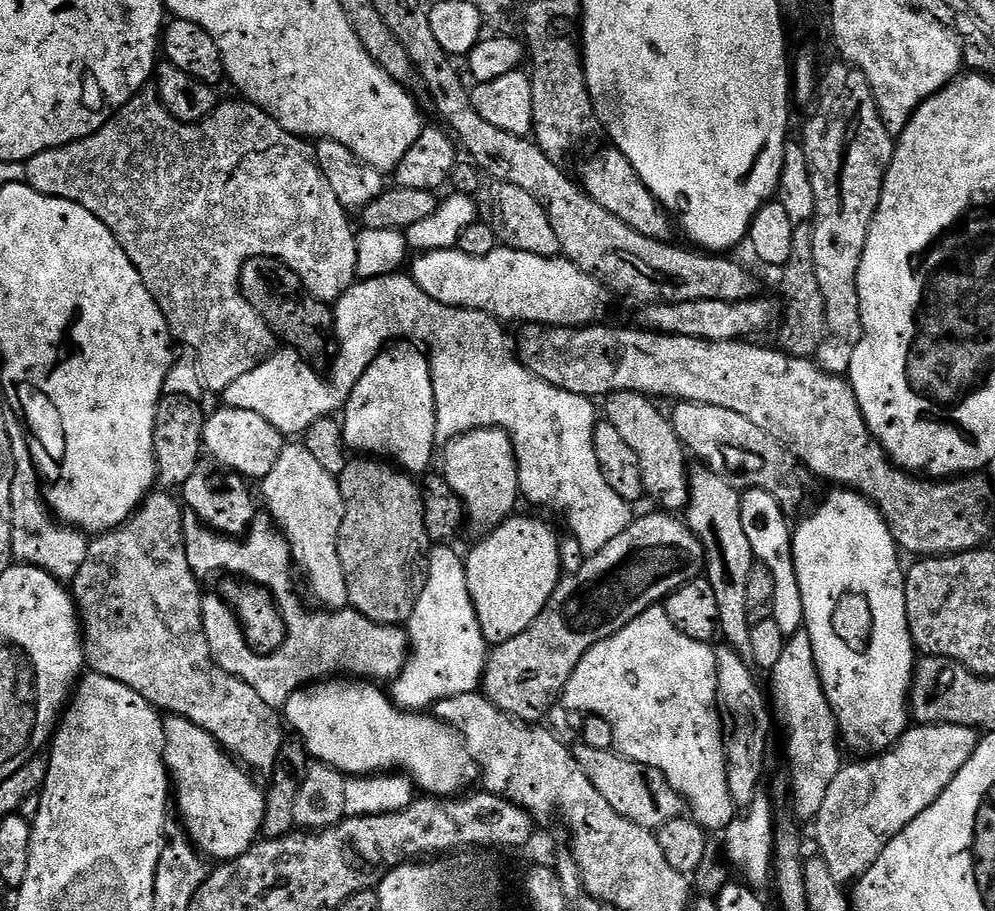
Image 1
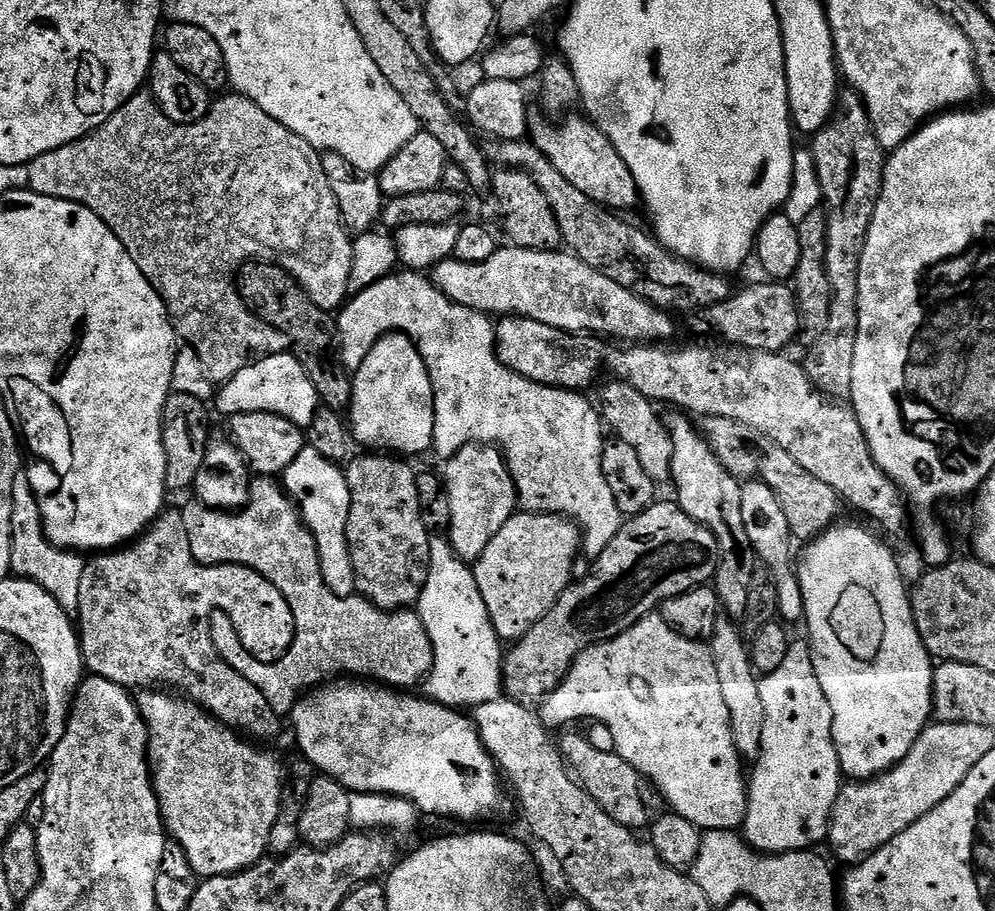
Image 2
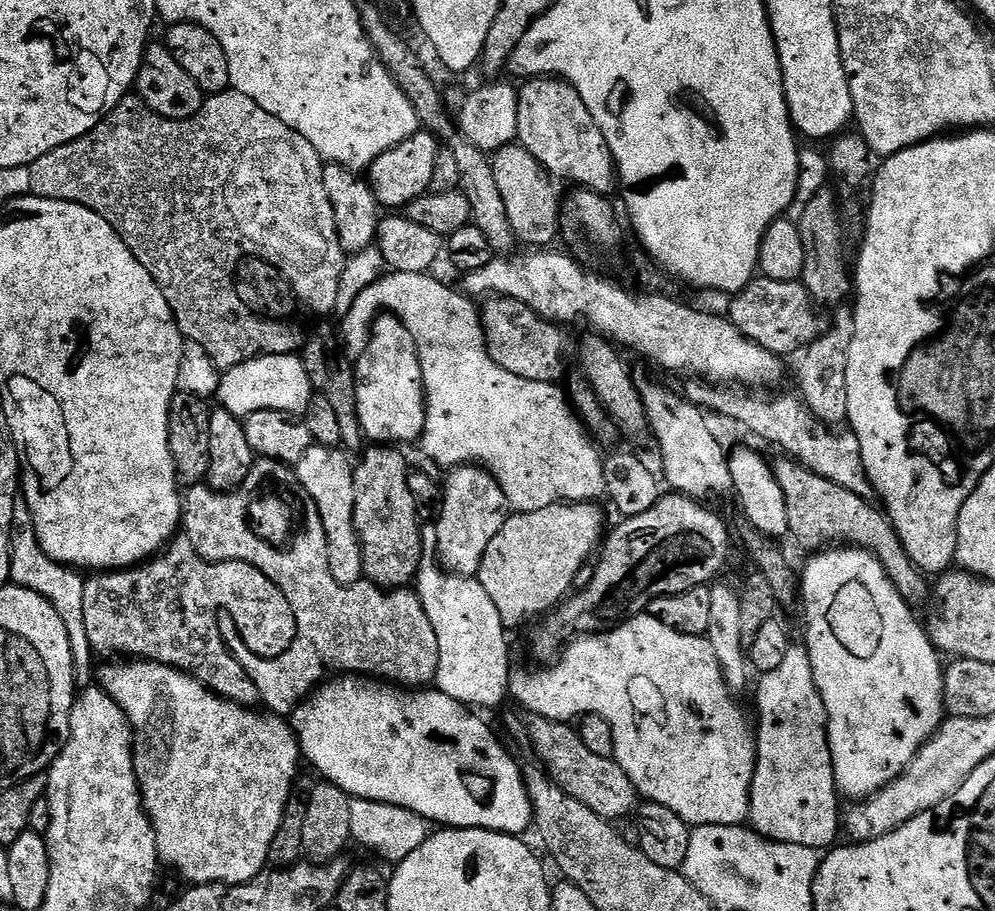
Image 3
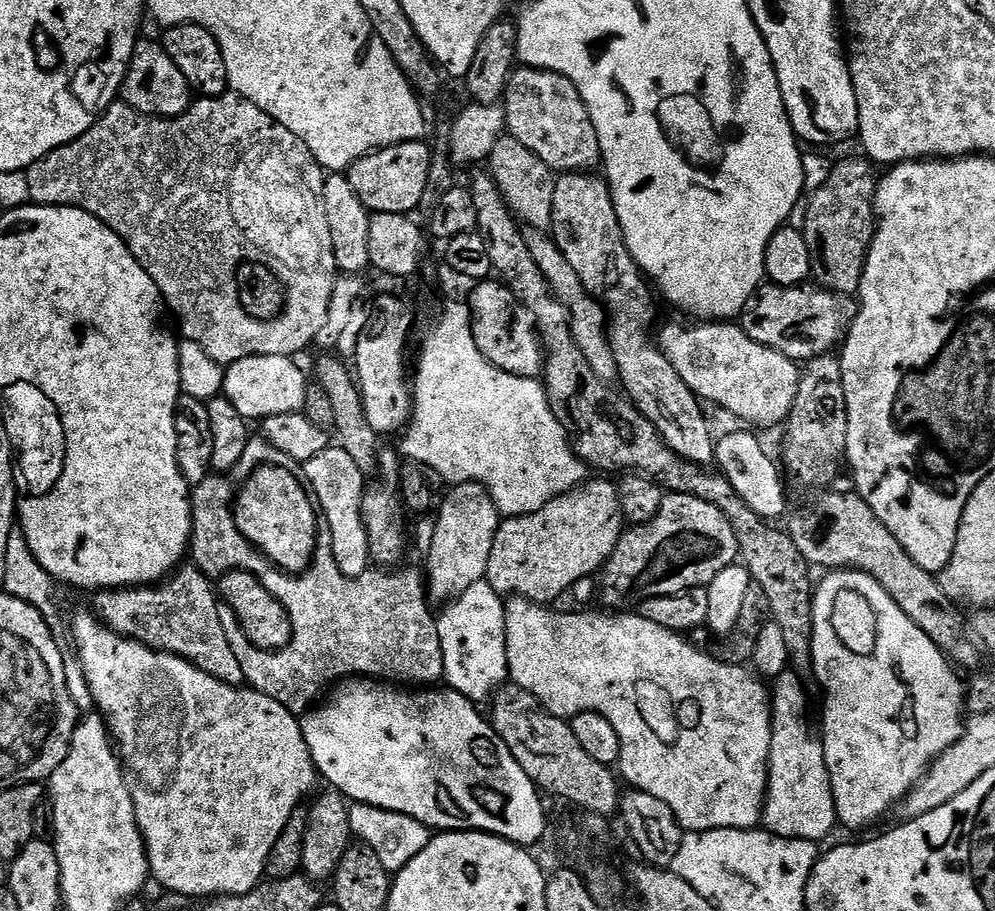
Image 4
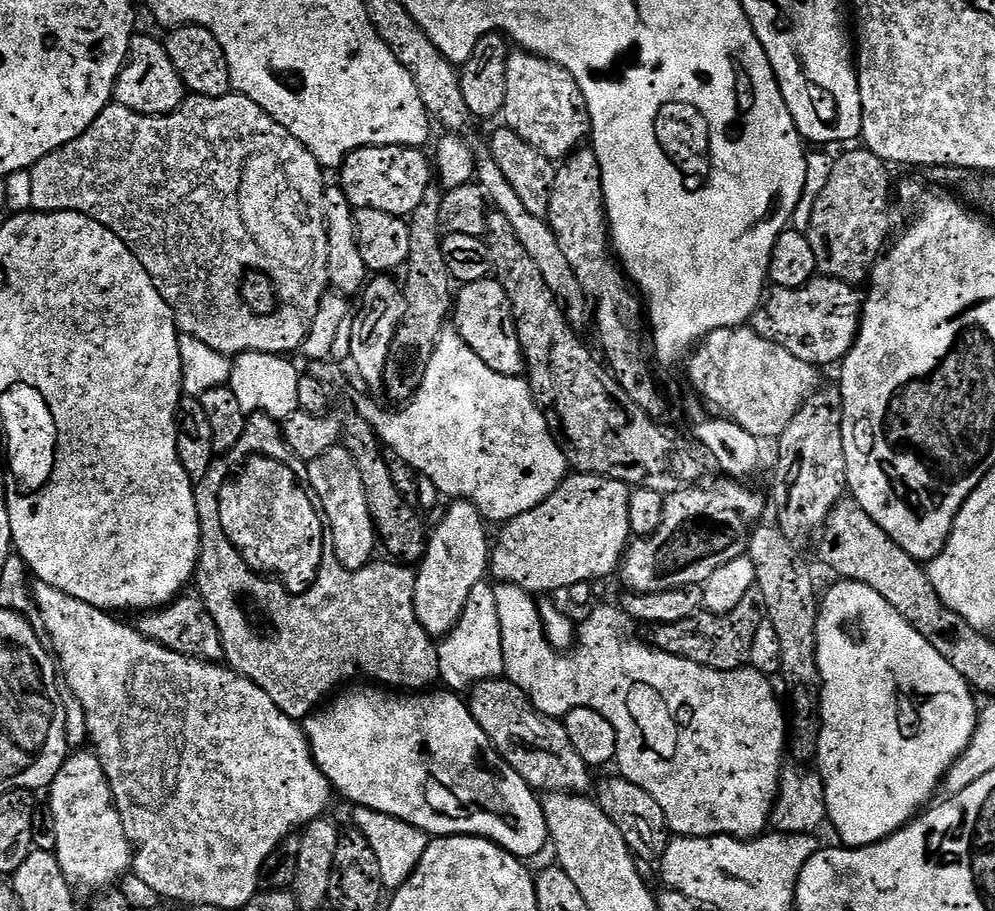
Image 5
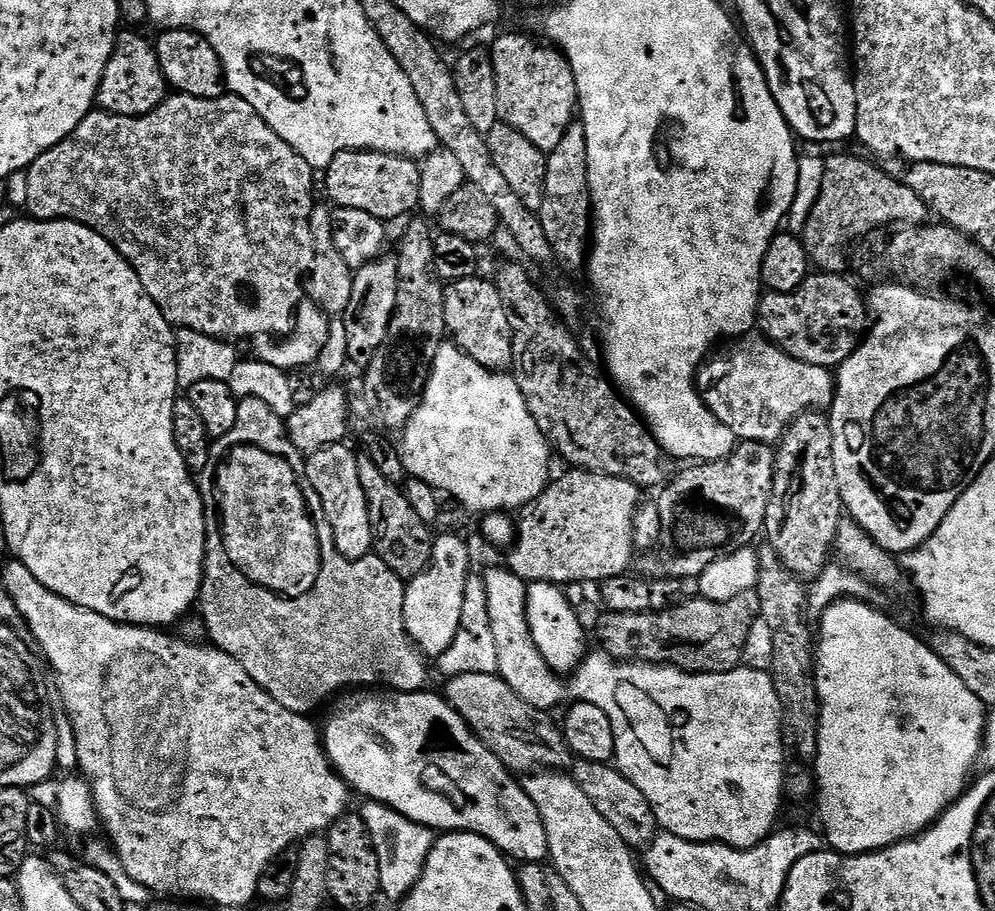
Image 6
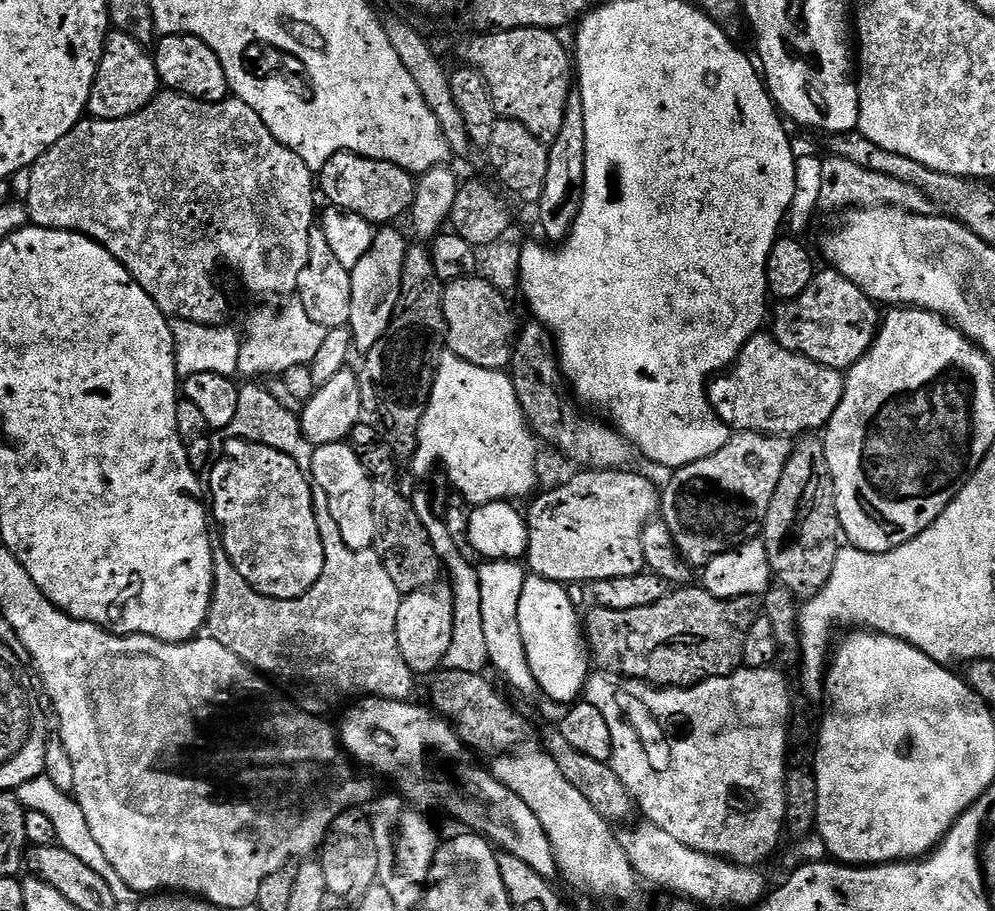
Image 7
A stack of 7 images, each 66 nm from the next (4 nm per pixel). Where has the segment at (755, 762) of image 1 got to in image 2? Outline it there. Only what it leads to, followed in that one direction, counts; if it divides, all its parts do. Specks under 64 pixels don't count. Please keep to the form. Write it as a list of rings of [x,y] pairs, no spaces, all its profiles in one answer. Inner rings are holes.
[[[720,618],[714,626],[710,651],[714,658],[714,670],[718,670],[722,702],[726,702],[726,710],[730,710],[732,741],[741,757],[755,758],[759,754],[759,743],[762,742],[763,702],[759,693],[758,673],[752,667],[750,648],[743,638],[741,629],[731,619]]]

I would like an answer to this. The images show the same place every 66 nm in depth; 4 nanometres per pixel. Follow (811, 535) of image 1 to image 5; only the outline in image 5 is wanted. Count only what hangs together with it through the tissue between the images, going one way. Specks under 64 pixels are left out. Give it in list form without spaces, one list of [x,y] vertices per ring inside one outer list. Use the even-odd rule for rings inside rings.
[[[841,579],[836,583],[840,584],[834,585],[825,596],[823,593],[816,614],[816,661],[820,671],[820,737],[816,743],[814,764],[820,767],[818,775],[824,785],[826,820],[829,825],[832,823],[833,830],[840,835],[839,843],[846,848],[865,848],[894,835],[905,824],[911,824],[933,799],[931,796],[935,794],[936,788],[938,792],[941,787],[948,767],[966,750],[974,734],[978,703],[976,704],[977,697],[973,689],[968,687],[962,676],[946,662],[946,658],[942,658],[942,654],[938,654],[938,650],[934,650],[934,646],[930,646],[930,642],[926,642],[926,638],[922,638],[922,634],[914,630],[912,624],[898,614],[898,610],[894,610],[894,606],[890,606],[890,602],[886,602],[886,598],[882,598],[882,594],[853,580]]]

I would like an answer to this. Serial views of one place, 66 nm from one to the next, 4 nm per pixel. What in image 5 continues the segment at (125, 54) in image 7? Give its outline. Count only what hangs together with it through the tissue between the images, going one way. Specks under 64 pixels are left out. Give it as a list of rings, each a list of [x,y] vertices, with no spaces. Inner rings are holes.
[[[133,35],[125,60],[114,87],[115,103],[126,106],[138,114],[165,116],[180,107],[186,99],[186,89],[173,63],[164,50],[163,43],[152,36]]]

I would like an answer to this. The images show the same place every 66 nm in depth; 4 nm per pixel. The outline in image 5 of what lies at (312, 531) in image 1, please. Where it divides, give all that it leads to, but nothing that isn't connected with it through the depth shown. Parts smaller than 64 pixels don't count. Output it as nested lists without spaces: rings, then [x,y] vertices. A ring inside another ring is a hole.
[[[342,446],[326,450],[326,454],[318,454],[318,458],[307,461],[307,487],[326,521],[326,532],[330,537],[330,551],[343,568],[353,572],[373,563],[372,556],[378,552],[376,527],[370,518],[370,506],[366,502],[366,490],[362,486],[362,478],[358,474],[358,466],[354,466],[354,458]]]

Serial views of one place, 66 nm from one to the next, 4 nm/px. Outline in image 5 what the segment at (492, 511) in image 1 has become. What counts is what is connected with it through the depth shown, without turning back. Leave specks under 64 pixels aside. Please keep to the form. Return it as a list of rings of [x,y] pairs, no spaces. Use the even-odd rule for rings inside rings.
[[[469,500],[449,503],[446,509],[440,524],[431,529],[424,558],[415,569],[412,609],[420,627],[433,638],[444,638],[452,631],[474,586],[485,579],[490,568],[490,536],[488,540],[484,533],[484,517]]]

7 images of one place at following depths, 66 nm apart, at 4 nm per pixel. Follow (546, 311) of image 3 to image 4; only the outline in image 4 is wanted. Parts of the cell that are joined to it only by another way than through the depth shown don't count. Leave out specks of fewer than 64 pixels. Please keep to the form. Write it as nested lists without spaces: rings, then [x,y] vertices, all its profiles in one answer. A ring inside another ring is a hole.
[[[700,322],[697,328],[687,328],[684,324],[668,324],[658,332],[660,351],[672,365],[674,370],[690,386],[690,390],[701,401],[709,405],[721,404],[732,416],[745,420],[745,425],[753,429],[772,428],[775,424],[783,425],[792,413],[794,398],[798,394],[801,369],[797,361],[791,360],[786,354],[774,350],[770,346],[762,346],[762,342],[754,342],[745,334],[736,322]]]

